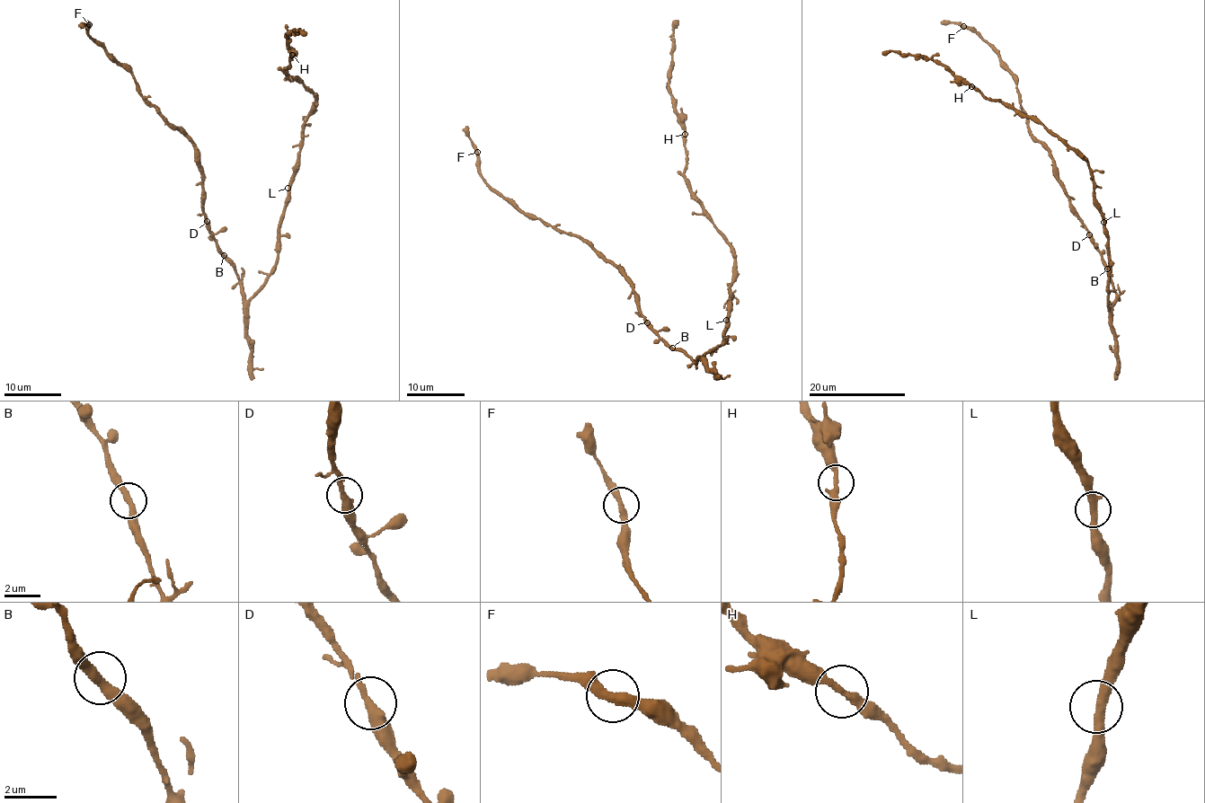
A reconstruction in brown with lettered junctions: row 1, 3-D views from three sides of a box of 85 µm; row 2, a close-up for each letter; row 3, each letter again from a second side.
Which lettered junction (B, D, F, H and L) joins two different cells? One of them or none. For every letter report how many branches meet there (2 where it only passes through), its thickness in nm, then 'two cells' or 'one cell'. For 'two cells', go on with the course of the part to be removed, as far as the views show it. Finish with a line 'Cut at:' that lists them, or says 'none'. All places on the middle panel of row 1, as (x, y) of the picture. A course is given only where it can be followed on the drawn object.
B: 2 | 360 nm | one cell
D: 2 | 360 nm | one cell
F: 2 | 360 nm | one cell
H: 2 | 280 nm | one cell
L: 2 | 360 nm | one cell
Cut at: none

